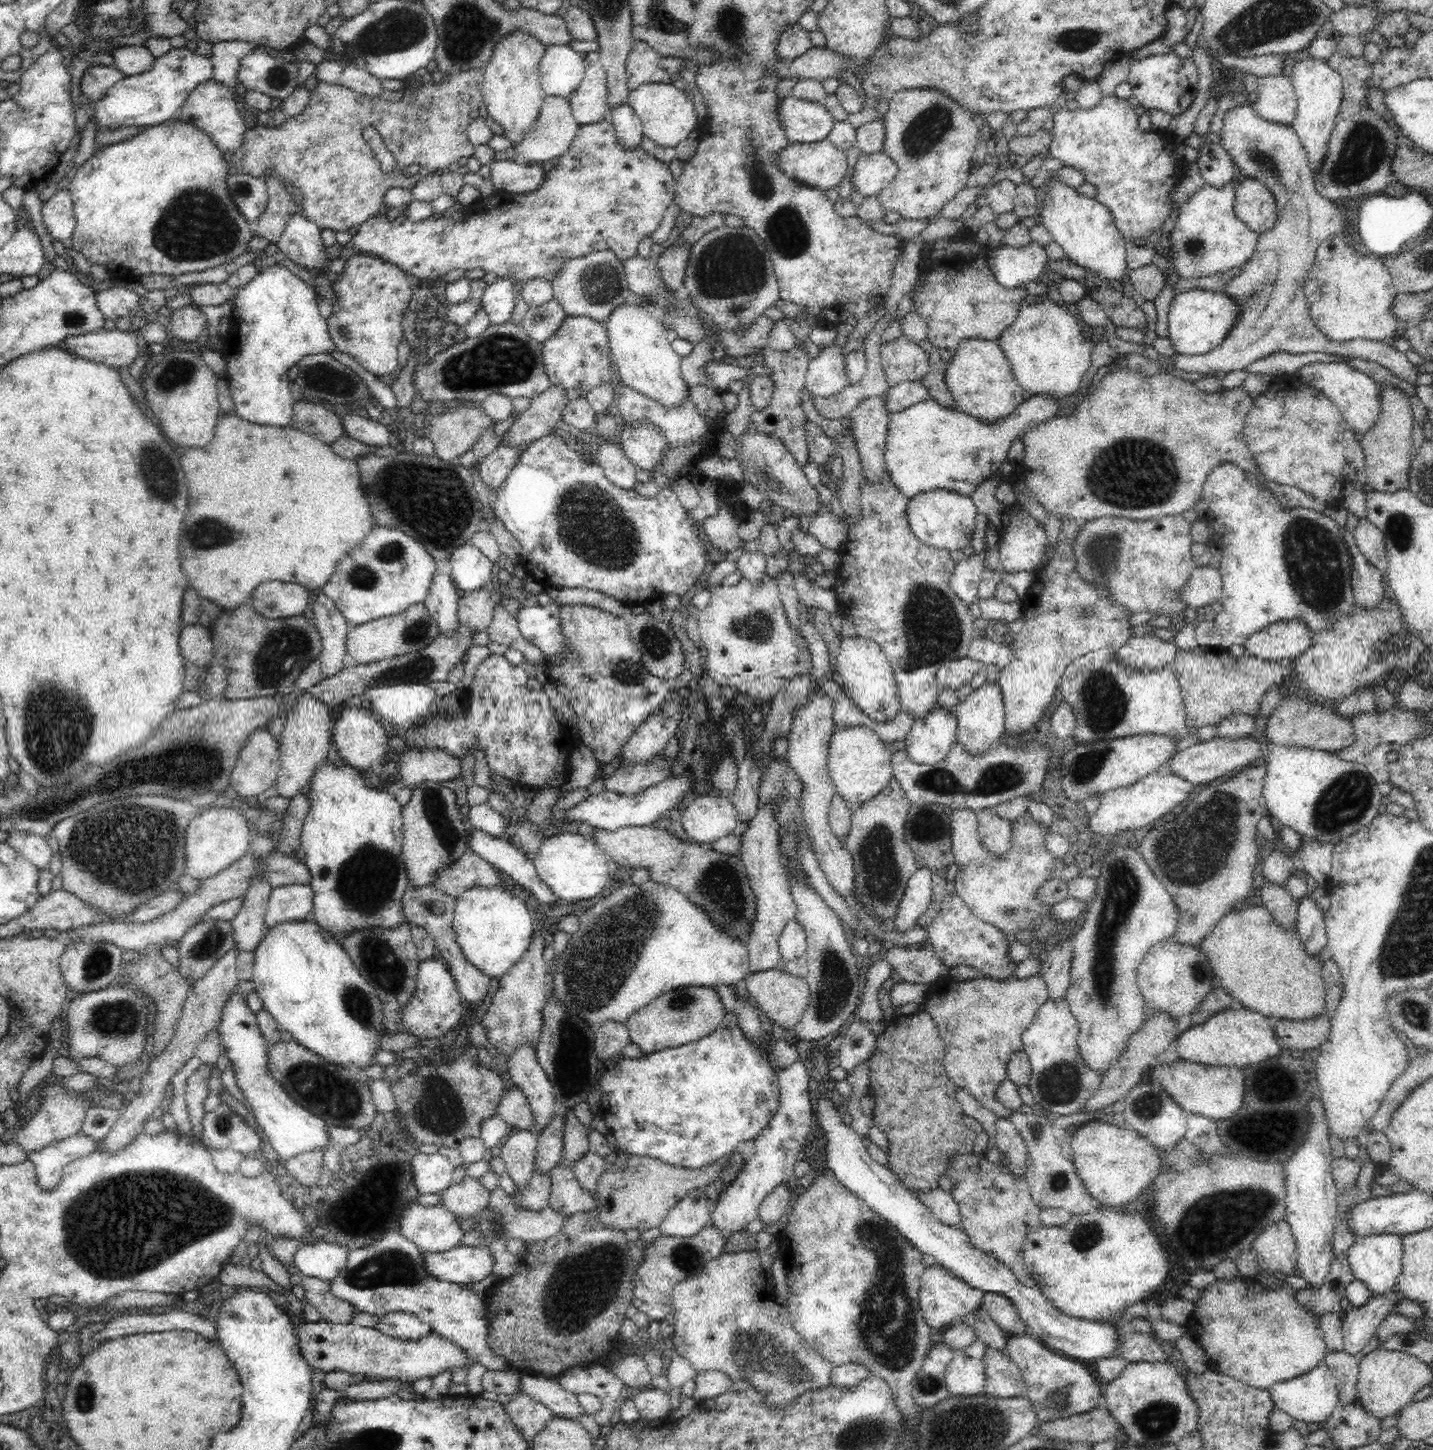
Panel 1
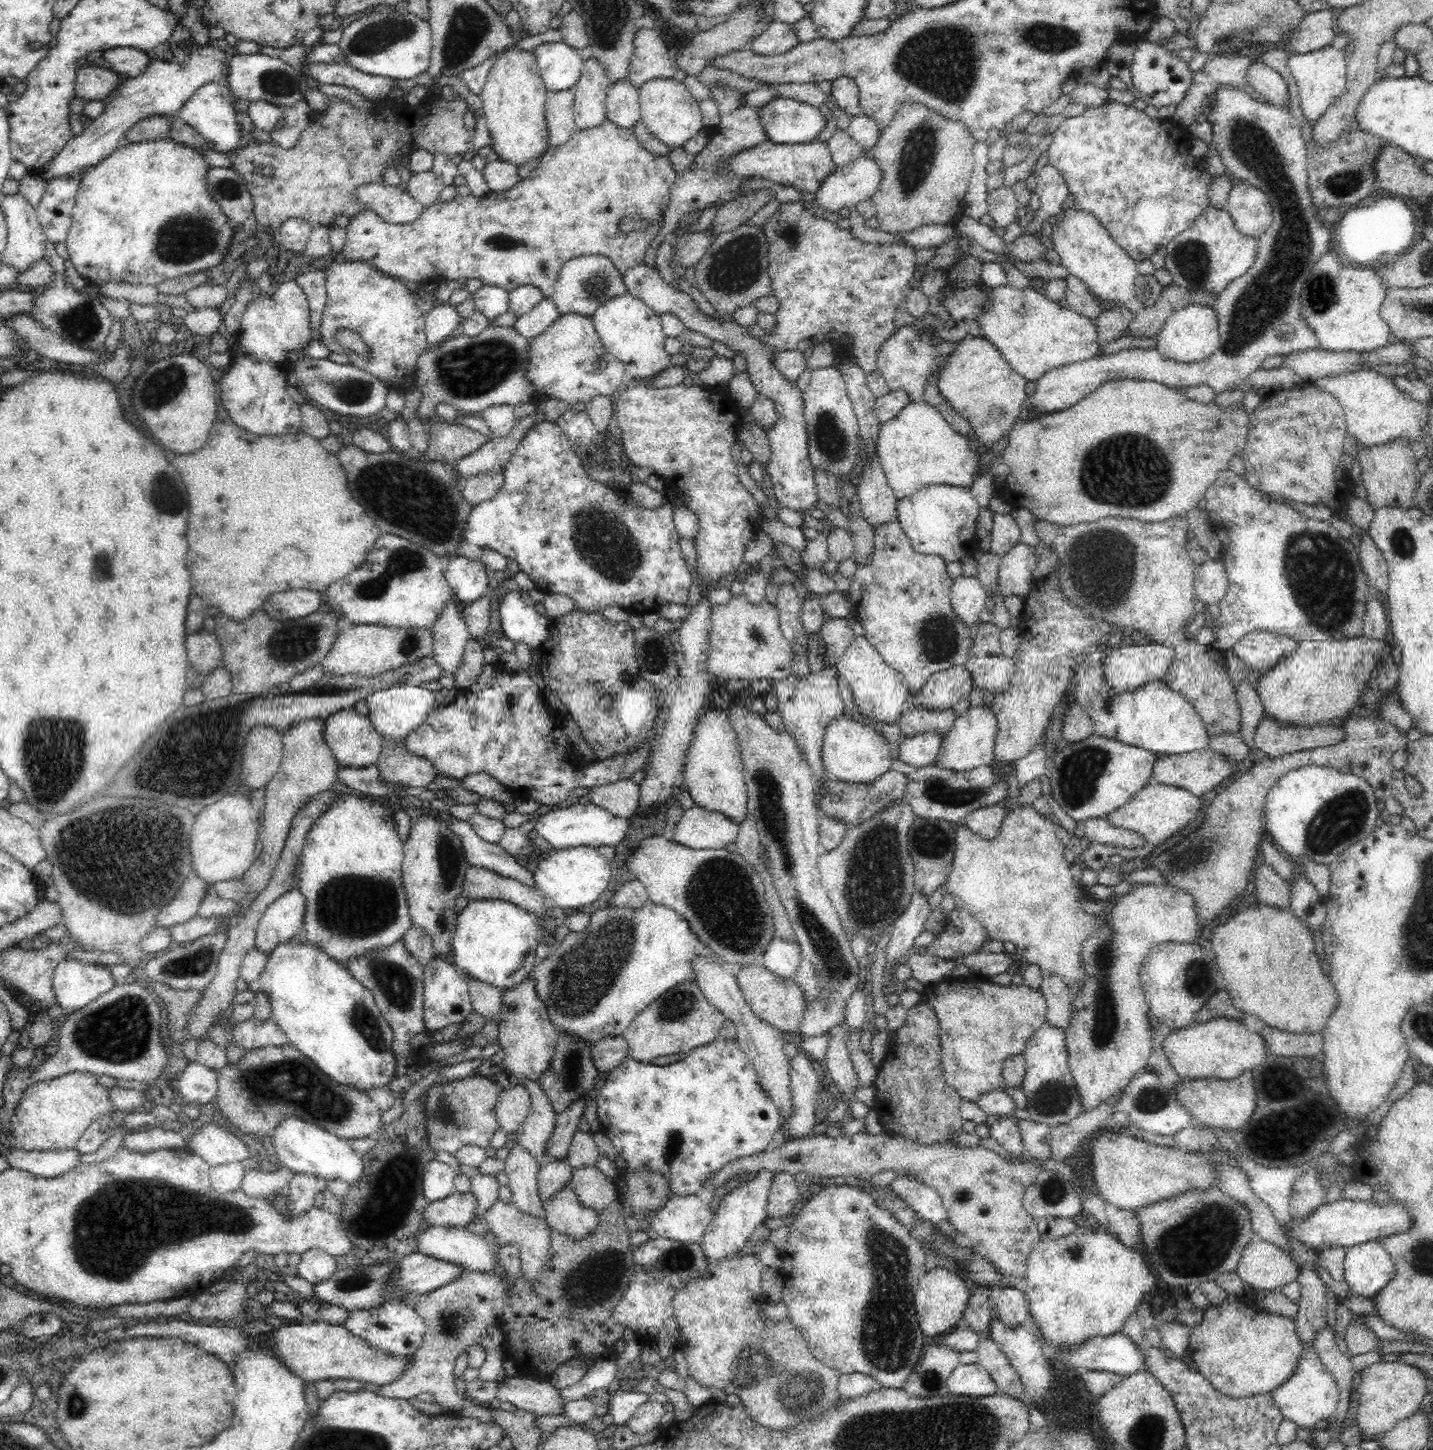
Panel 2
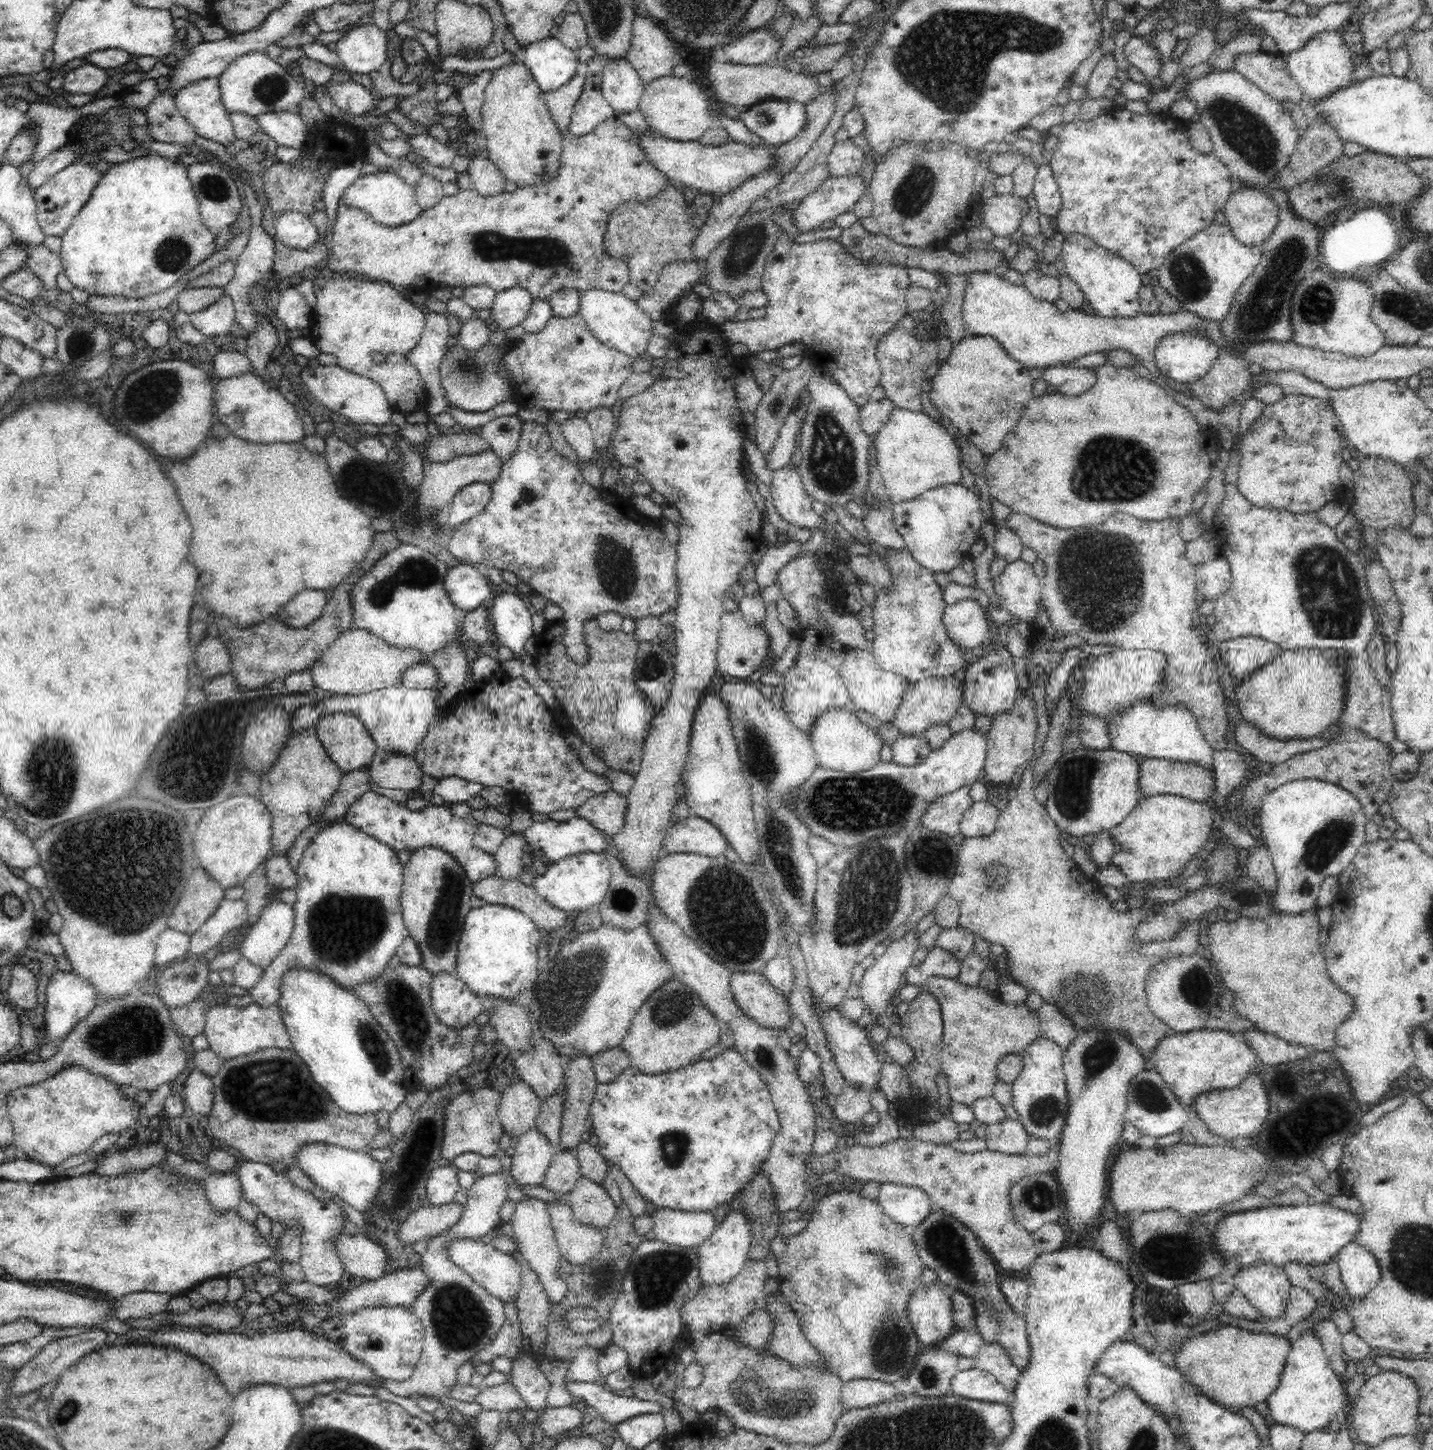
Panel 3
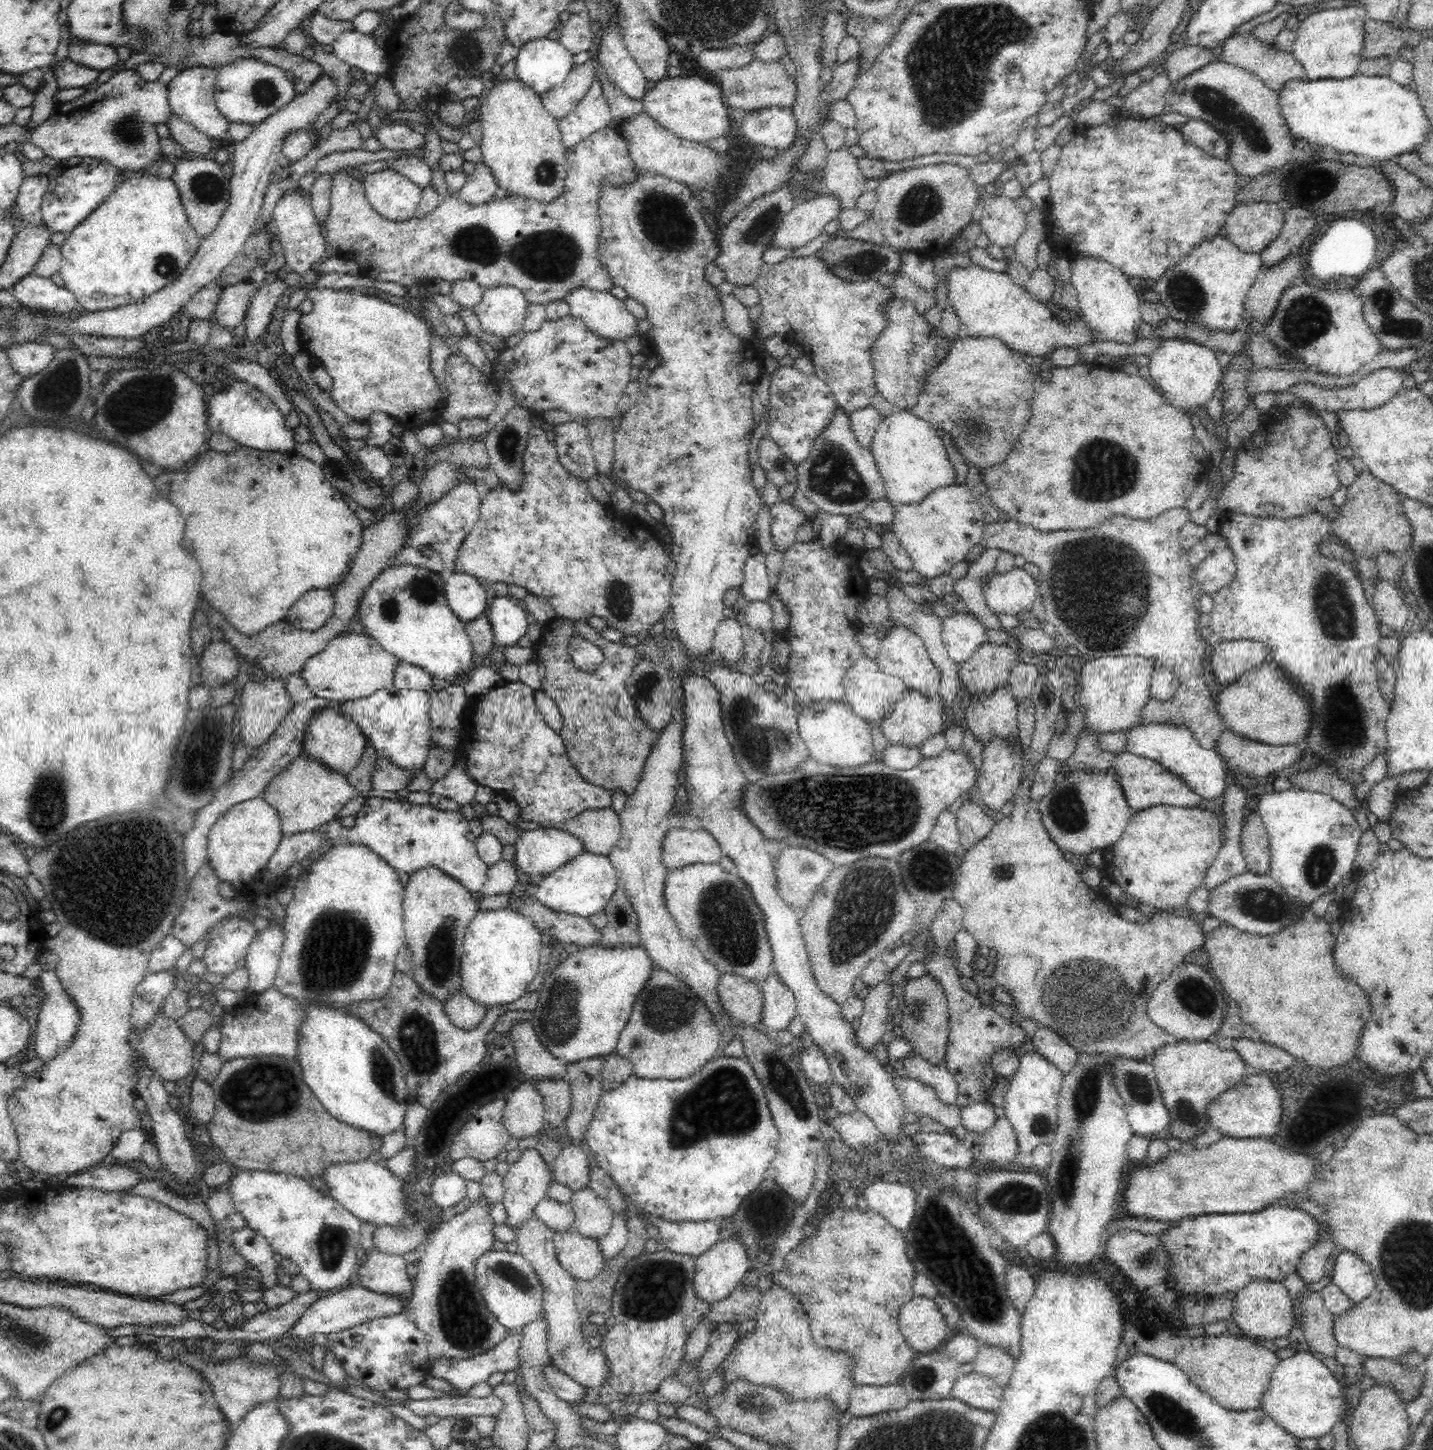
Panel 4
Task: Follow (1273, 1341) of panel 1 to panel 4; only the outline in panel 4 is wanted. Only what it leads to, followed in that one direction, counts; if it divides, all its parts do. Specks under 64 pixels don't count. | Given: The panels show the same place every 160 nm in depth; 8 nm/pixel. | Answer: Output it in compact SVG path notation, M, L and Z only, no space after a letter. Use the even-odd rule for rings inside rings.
M1204 1334L1201 1337L1183 1336L1173 1363L1187 1374L1192 1384L1209 1394L1220 1406L1245 1411L1258 1409L1261 1405L1262 1395L1268 1389L1279 1359L1276 1353L1248 1340L1246 1336Z

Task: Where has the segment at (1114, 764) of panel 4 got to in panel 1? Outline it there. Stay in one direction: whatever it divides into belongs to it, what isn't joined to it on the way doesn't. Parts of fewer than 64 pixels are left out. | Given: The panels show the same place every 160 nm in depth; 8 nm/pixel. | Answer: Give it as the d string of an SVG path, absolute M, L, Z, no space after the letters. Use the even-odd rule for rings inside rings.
M1214 736L1207 742L1194 744L1186 750L1177 752L1168 763L1172 775L1186 780L1200 790L1202 786L1217 783L1221 776L1231 773L1236 768L1244 768L1250 762L1256 761L1260 755L1260 744L1257 744L1252 736L1243 739L1222 739Z

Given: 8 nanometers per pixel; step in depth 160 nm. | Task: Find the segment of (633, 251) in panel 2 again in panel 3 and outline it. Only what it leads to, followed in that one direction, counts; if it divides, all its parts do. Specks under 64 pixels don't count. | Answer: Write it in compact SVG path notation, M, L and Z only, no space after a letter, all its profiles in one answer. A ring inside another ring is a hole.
M612 115L608 120L596 126L590 133L586 133L580 138L572 137L572 134L566 134L563 140L562 156L560 158L560 170L558 176L551 180L552 184L548 186L532 186L532 188L518 188L514 193L502 192L501 194L493 195L492 197L483 198L476 192L476 190L462 190L454 196L445 196L438 205L430 208L413 218L410 222L404 223L400 226L386 226L376 222L367 212L364 212L356 207L350 207L342 203L342 198L338 204L338 211L336 212L335 222L332 228L329 229L327 244L329 253L326 256L328 265L325 269L325 274L331 275L334 273L354 273L364 274L368 280L373 282L391 284L392 286L407 287L414 285L420 281L421 278L431 281L432 284L444 283L450 288L452 287L470 287L480 285L488 285L493 291L499 293L500 291L510 289L512 287L520 287L527 290L532 297L532 300L548 301L557 290L564 289L578 289L582 292L585 290L600 289L606 292L620 293L624 286L629 282L628 266L621 258L611 258L606 251L604 251L604 234L607 226L608 214L621 204L628 204L630 201L646 201L650 198L656 197L660 190L670 184L664 174L661 174L652 164L647 160L644 152L639 148L639 141L637 136L629 130L620 119Z

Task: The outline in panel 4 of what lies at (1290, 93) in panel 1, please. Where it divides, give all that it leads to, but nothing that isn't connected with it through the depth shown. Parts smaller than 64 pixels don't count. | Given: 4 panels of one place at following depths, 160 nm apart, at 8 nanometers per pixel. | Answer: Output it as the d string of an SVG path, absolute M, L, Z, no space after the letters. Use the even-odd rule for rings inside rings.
M1252 31L1234 33L1224 40L1218 58L1222 62L1239 66L1254 73L1268 88L1276 92L1284 86L1284 82L1296 78L1306 78L1306 71L1297 62L1297 58L1292 52L1277 50L1273 44L1262 42L1259 38L1256 38Z

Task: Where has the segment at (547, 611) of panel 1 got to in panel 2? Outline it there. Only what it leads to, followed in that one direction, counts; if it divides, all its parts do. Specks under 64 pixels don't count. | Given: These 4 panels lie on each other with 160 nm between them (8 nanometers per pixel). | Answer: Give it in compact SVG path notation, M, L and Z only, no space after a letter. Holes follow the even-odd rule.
M512 587L499 599L502 634L512 643L526 643L535 650L547 642L550 621L538 615L520 597L519 589Z

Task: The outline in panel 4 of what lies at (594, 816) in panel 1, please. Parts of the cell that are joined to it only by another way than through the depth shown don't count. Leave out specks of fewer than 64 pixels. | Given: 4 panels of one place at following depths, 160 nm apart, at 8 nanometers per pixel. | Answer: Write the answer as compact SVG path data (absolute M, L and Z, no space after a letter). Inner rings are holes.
M560 829L520 832L514 847L516 870L523 872L534 884L584 853L582 841Z

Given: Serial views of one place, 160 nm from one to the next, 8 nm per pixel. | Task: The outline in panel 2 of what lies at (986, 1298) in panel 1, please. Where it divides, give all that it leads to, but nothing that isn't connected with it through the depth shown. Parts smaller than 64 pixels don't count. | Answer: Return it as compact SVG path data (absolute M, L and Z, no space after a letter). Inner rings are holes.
M996 1286L988 1292L993 1314L1006 1326L1020 1326L1029 1316L1029 1302L1025 1291L1017 1287Z

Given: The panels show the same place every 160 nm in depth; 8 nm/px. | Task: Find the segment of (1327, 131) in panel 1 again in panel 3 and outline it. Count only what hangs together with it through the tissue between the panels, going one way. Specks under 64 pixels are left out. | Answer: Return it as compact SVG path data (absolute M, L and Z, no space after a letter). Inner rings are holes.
M1343 26L1336 28L1336 30L1320 30L1316 34L1312 34L1312 38L1308 38L1308 42L1304 46L1289 54L1288 68L1290 74L1296 84L1300 85L1310 104L1318 102L1324 94L1330 94L1332 90L1342 90L1342 88L1351 84L1355 70L1352 61L1354 53L1346 45L1343 38L1344 33Z

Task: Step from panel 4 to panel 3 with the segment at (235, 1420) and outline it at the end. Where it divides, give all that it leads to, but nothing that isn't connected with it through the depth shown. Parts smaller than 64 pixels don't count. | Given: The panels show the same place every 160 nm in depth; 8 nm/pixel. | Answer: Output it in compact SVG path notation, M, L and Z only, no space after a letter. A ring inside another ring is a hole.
M158 1330L154 1336L150 1338L151 1342L158 1342L160 1346L170 1346L178 1349L192 1357L196 1357L202 1364L208 1365L216 1374L216 1377L222 1382L224 1390L228 1394L237 1397L246 1387L254 1385L278 1385L284 1388L305 1387L320 1382L336 1381L345 1379L352 1384L360 1383L378 1387L384 1382L379 1376L372 1375L372 1371L366 1368L366 1365L350 1359L350 1355L342 1349L340 1344L338 1347L326 1337L314 1335L309 1330L287 1330L271 1333L270 1331L256 1332L254 1336L247 1337L241 1333L214 1333L202 1330L166 1330L160 1332Z

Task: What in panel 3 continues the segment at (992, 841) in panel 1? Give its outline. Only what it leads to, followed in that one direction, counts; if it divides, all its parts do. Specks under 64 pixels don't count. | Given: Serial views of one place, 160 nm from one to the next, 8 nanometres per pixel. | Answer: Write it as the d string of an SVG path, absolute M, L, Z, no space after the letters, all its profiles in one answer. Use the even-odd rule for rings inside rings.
M977 801L964 812L959 832L965 838L987 837L996 828L1000 813L989 801Z

